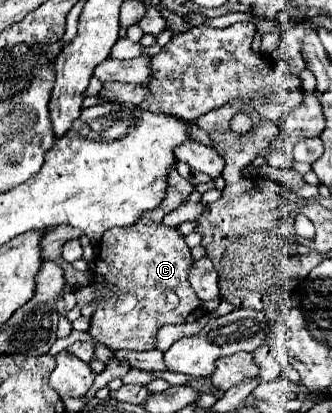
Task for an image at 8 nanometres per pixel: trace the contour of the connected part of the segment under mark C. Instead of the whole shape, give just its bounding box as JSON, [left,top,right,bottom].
[87,223,201,351]

